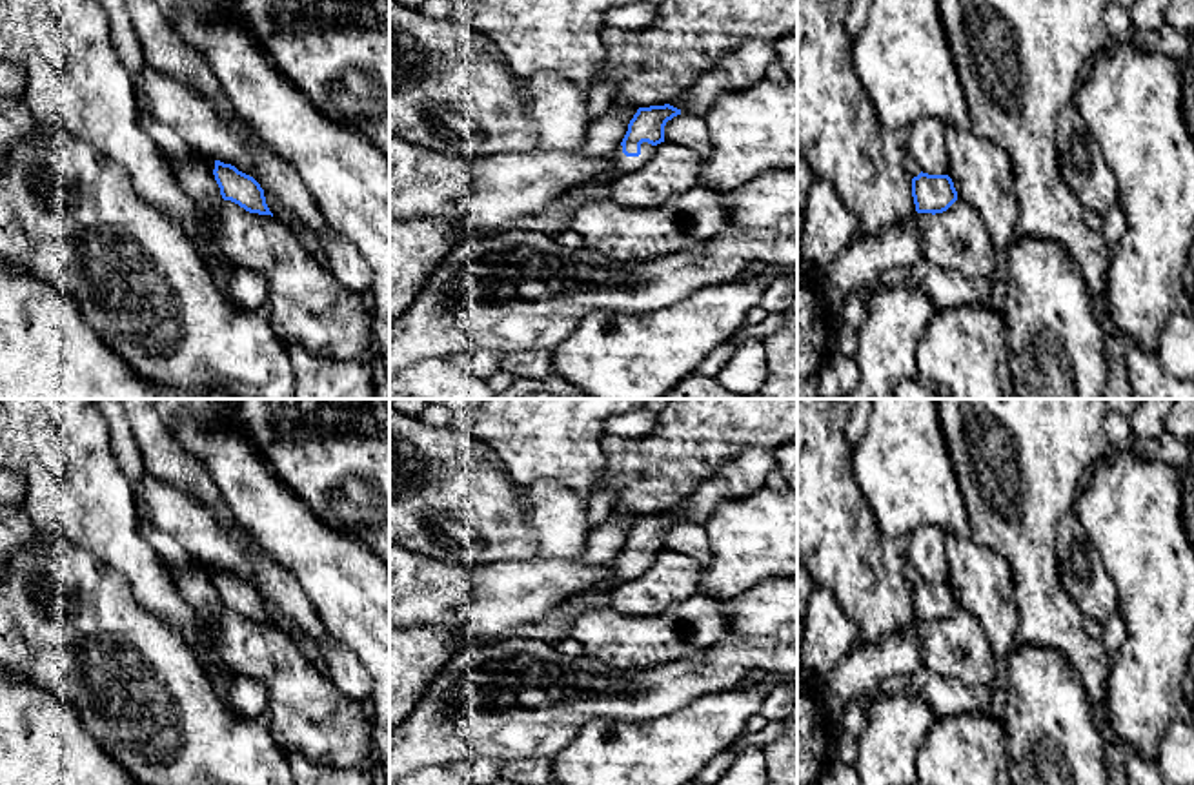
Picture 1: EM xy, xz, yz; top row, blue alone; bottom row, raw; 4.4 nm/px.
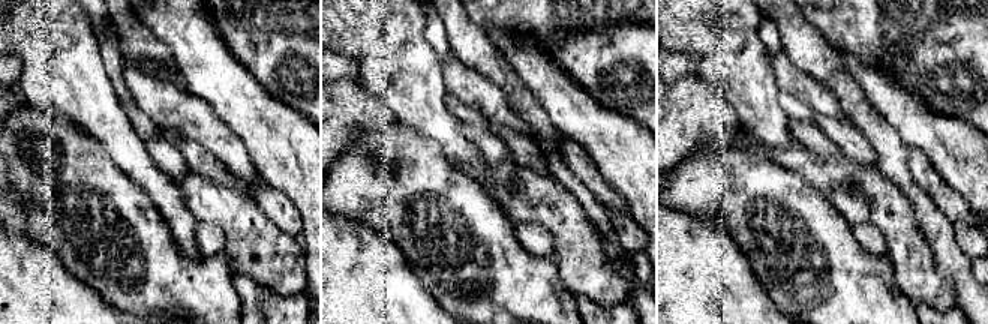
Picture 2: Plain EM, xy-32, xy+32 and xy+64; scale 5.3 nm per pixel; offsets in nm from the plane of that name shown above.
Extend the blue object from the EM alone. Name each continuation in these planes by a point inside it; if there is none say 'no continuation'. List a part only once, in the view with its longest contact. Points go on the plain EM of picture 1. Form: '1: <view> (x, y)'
1: xz (623, 572)

